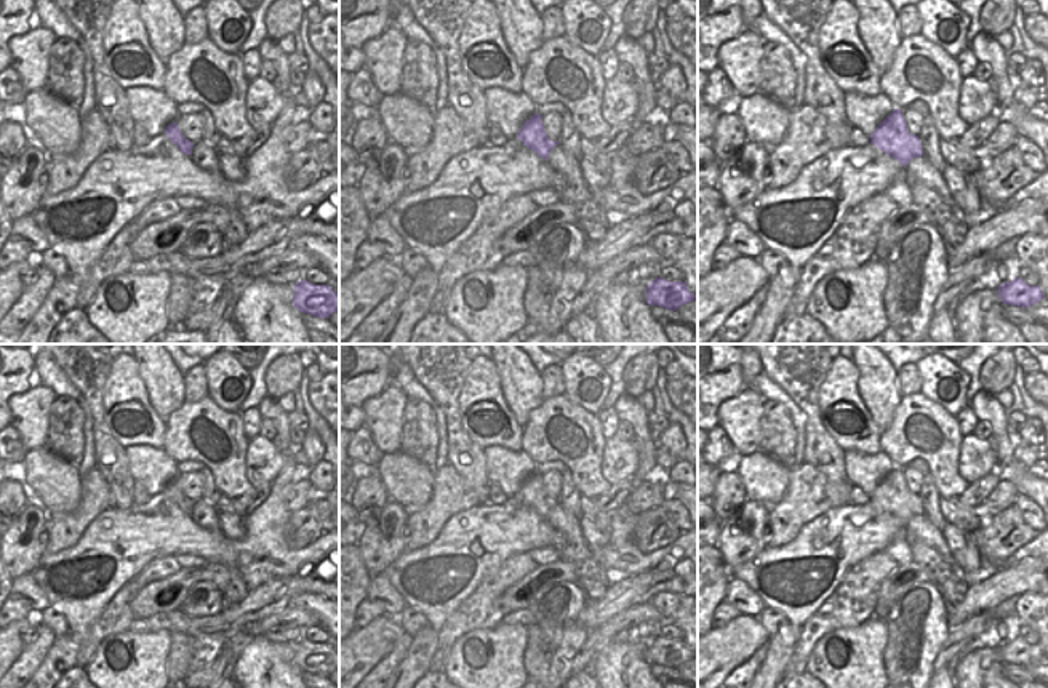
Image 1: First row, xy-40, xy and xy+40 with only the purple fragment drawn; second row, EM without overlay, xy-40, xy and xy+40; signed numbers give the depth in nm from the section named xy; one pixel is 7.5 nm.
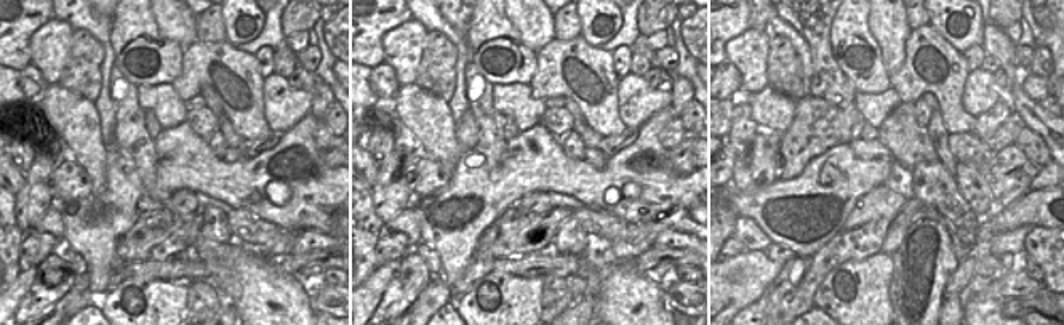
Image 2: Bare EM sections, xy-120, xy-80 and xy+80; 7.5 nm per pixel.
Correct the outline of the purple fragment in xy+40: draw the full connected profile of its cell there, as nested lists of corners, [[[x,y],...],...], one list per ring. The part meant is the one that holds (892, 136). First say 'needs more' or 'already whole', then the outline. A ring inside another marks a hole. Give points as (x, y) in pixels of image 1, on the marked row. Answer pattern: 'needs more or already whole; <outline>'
already whole; [[[894,109],[872,133],[870,144],[896,158],[904,168],[915,157],[923,157],[917,134],[910,134],[902,110]]]

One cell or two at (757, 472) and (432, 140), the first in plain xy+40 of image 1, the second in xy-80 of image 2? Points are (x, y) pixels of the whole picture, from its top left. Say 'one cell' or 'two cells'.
one cell

